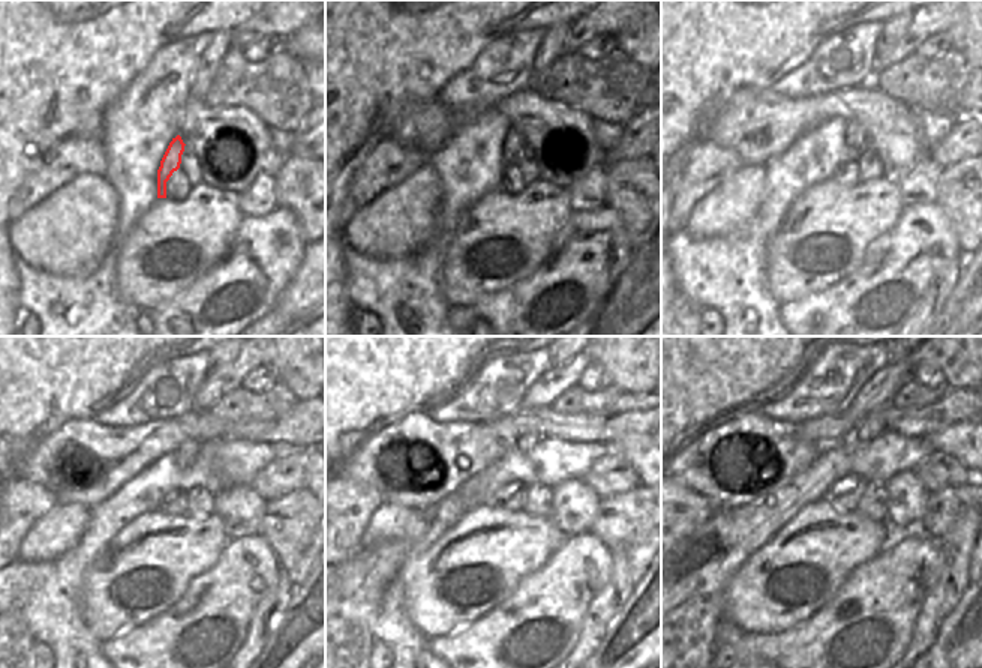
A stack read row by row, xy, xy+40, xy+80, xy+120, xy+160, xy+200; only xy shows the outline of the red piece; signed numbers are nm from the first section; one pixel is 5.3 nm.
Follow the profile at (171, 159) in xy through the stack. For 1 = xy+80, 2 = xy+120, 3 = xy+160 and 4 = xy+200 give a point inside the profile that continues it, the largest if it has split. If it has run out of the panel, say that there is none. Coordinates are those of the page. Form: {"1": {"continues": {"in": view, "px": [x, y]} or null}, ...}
{"1": {"continues": {"in": "xy+80", "px": [855, 135]}}, "2": {"continues": {"in": "xy+120", "px": [185, 457]}}, "3": {"continues": {"in": "xy+160", "px": [523, 443]}}, "4": {"continues": {"in": "xy+200", "px": [874, 422]}}}

